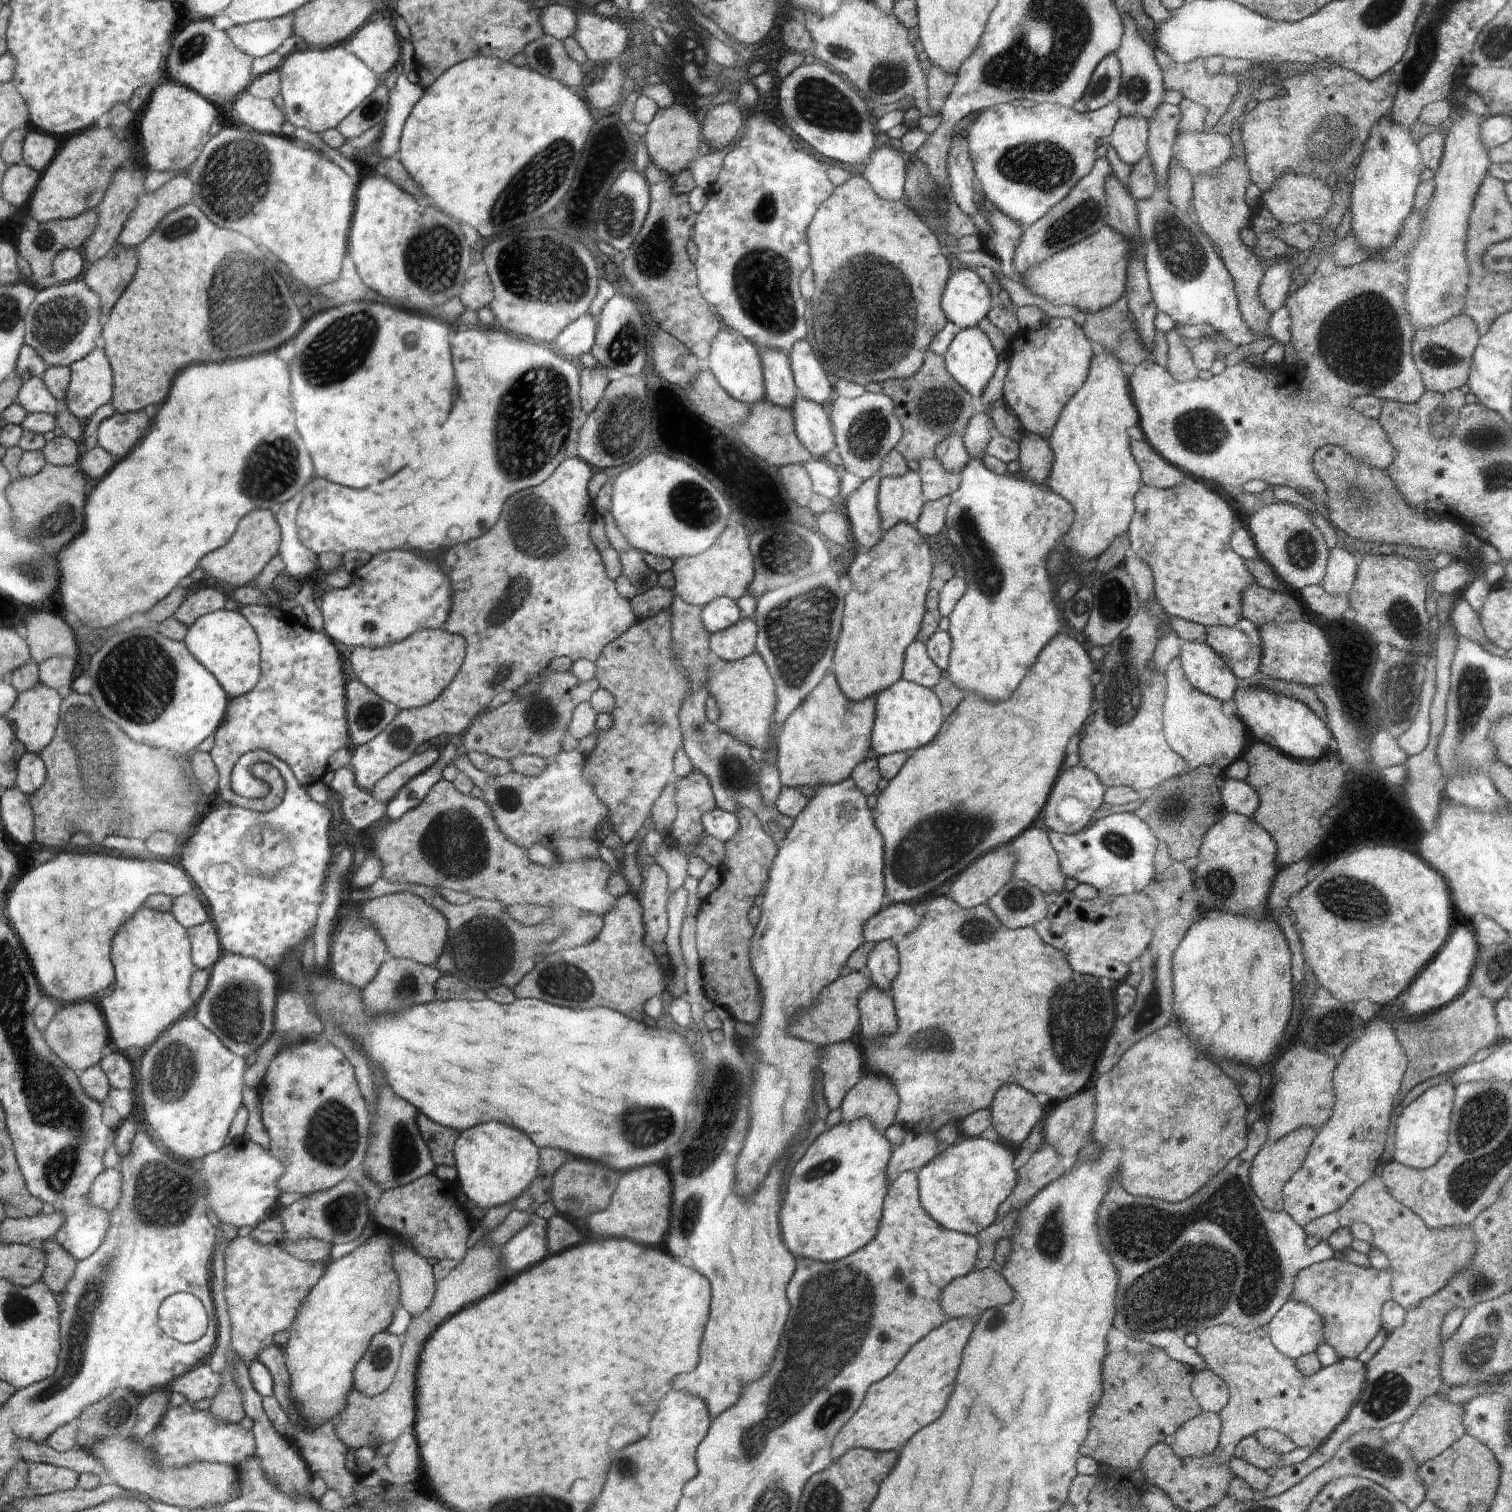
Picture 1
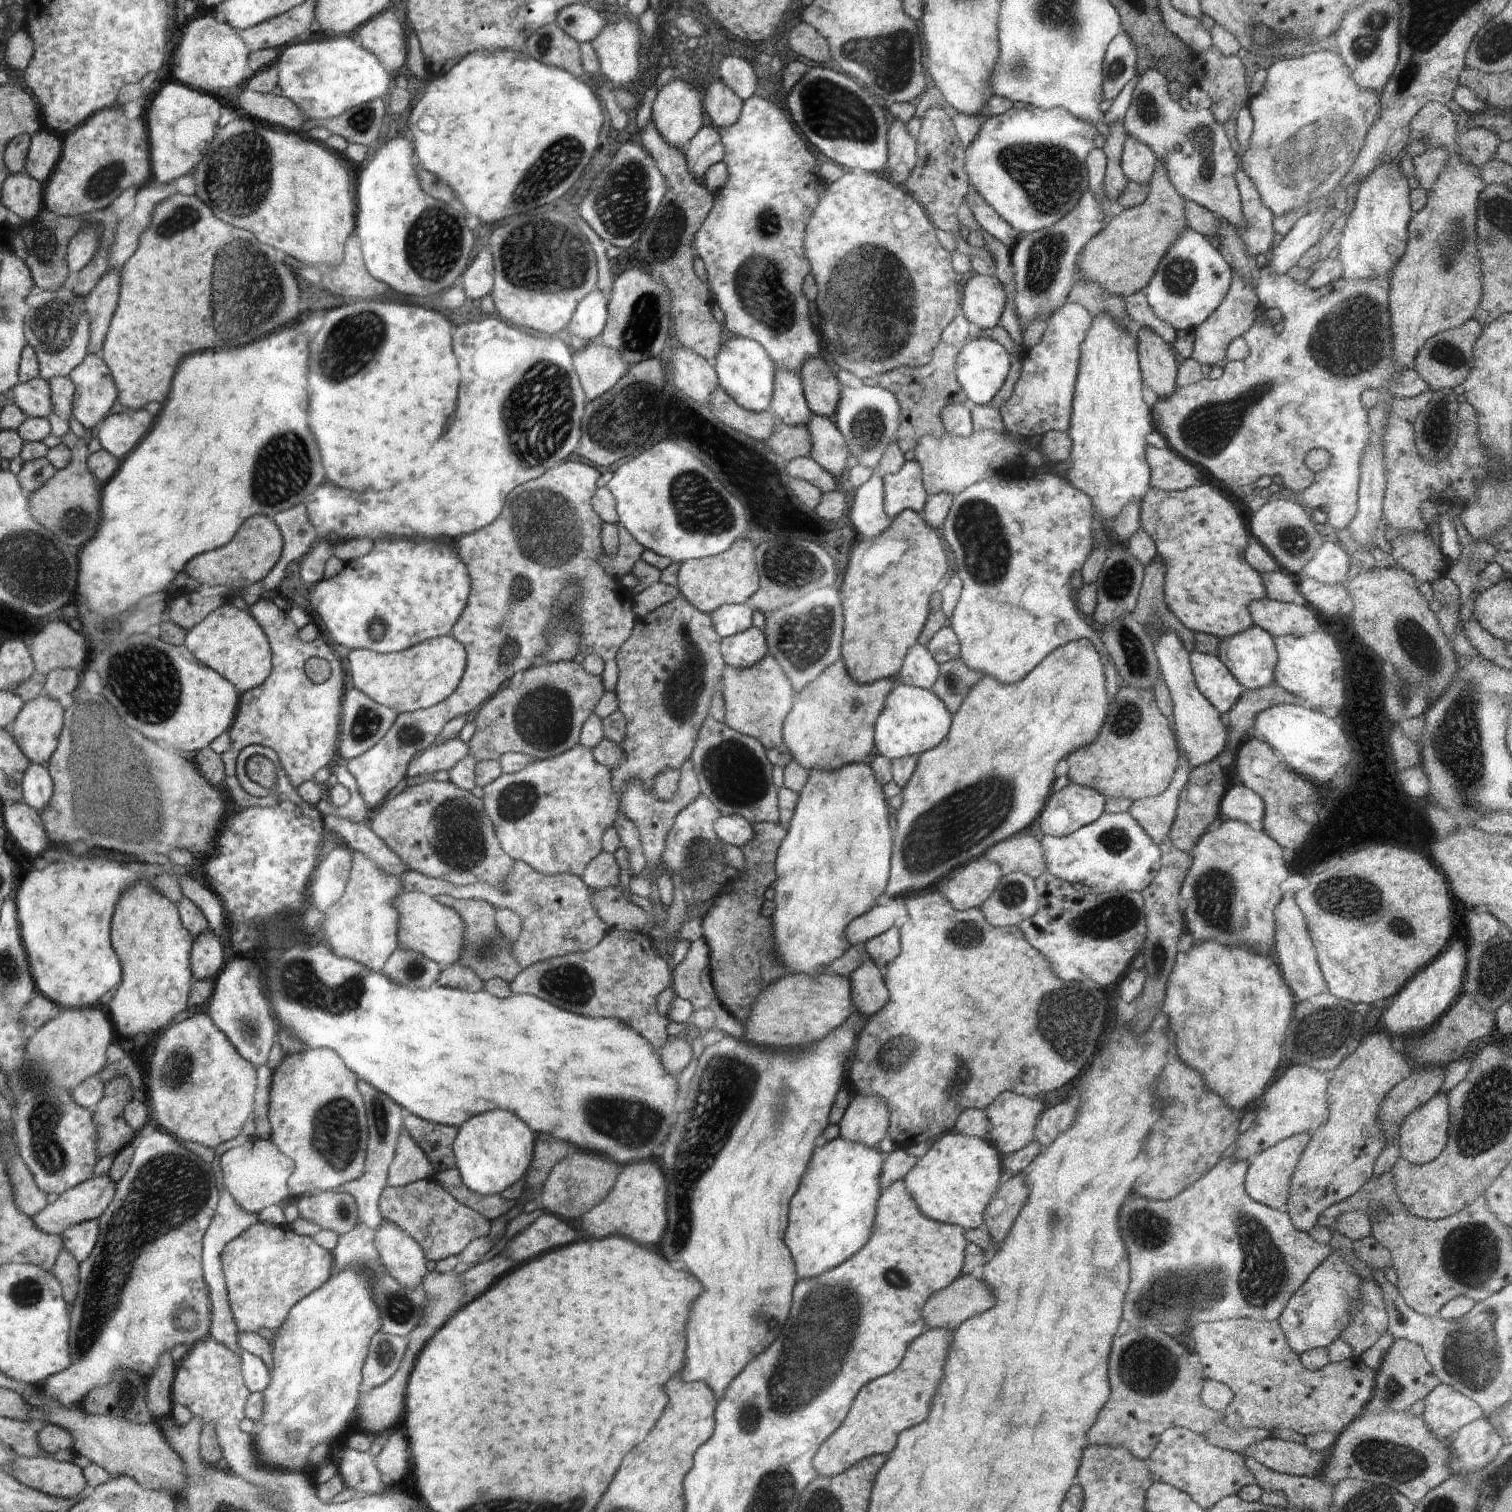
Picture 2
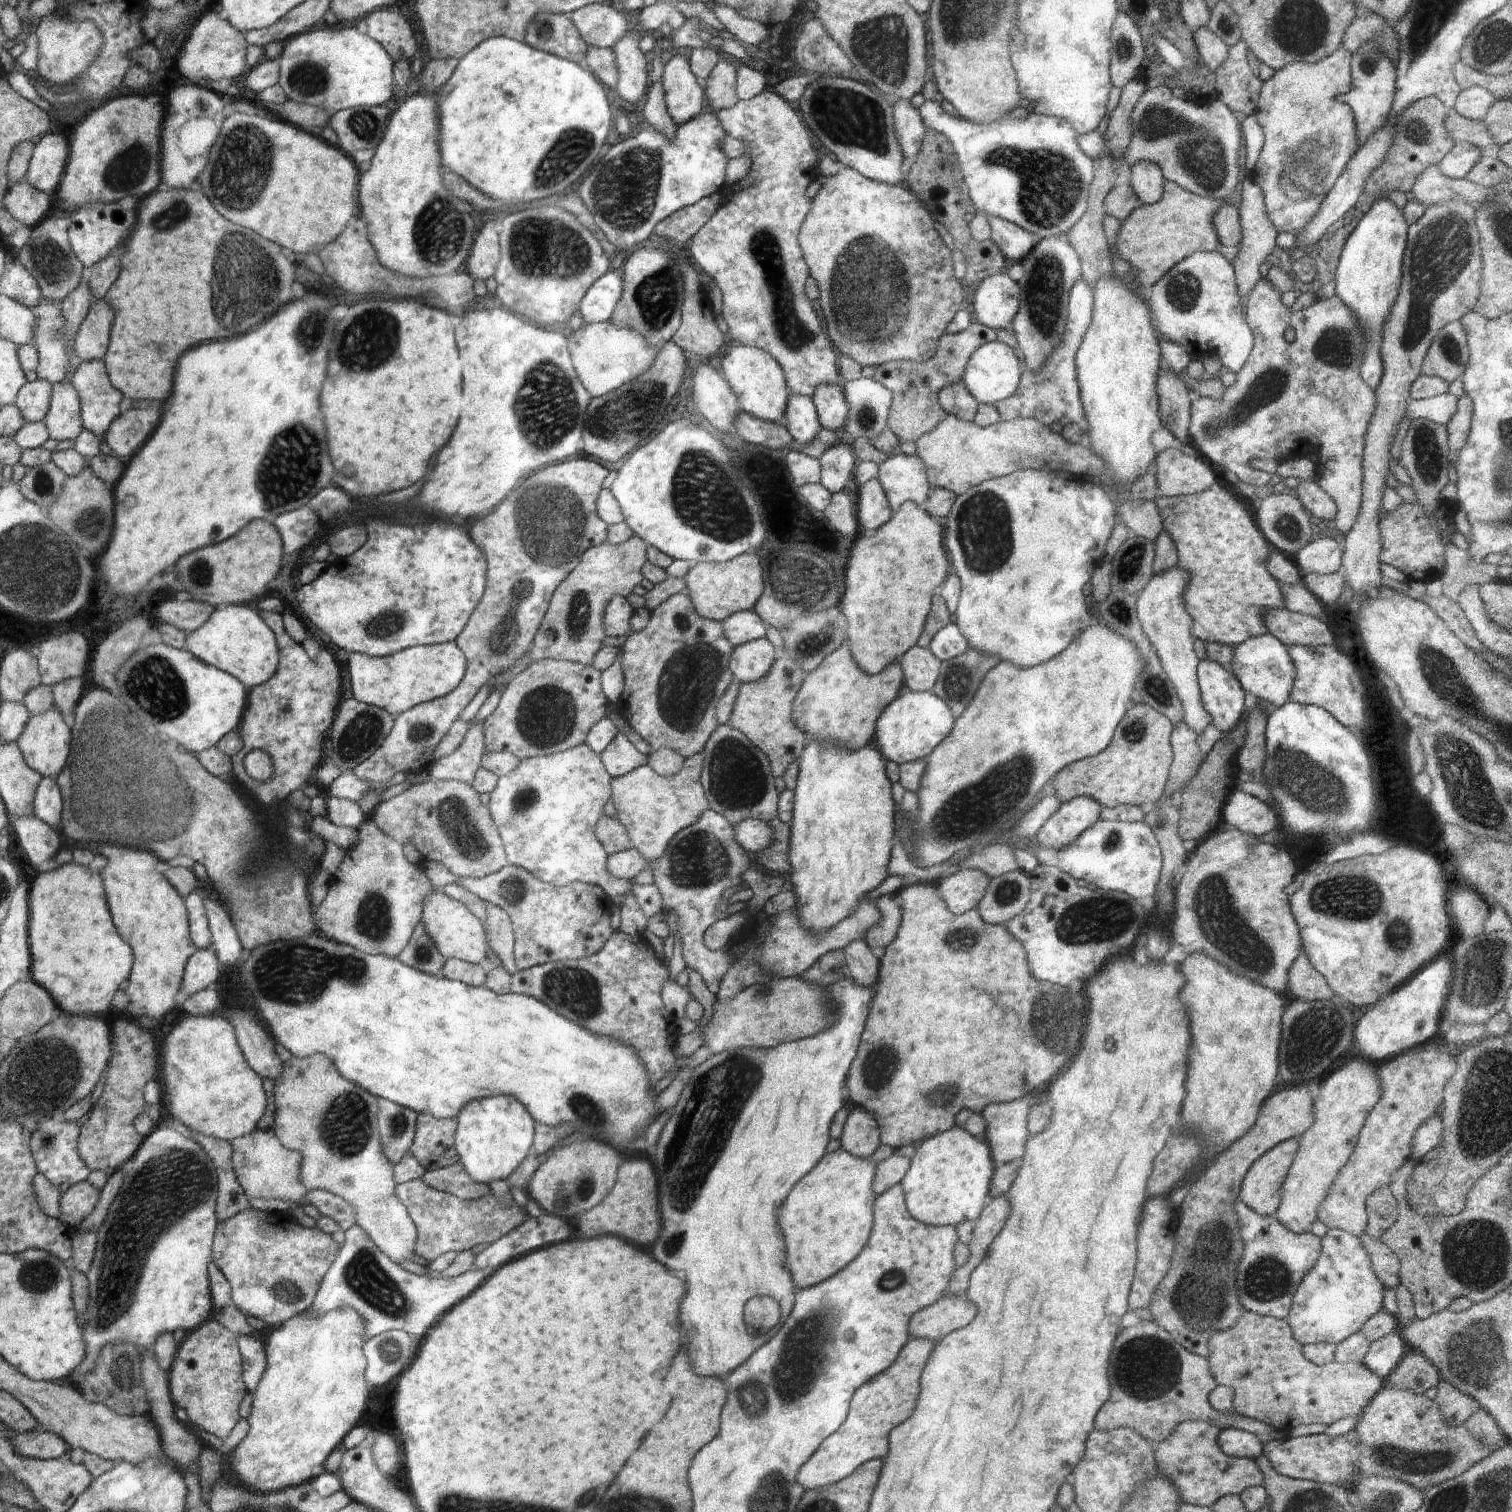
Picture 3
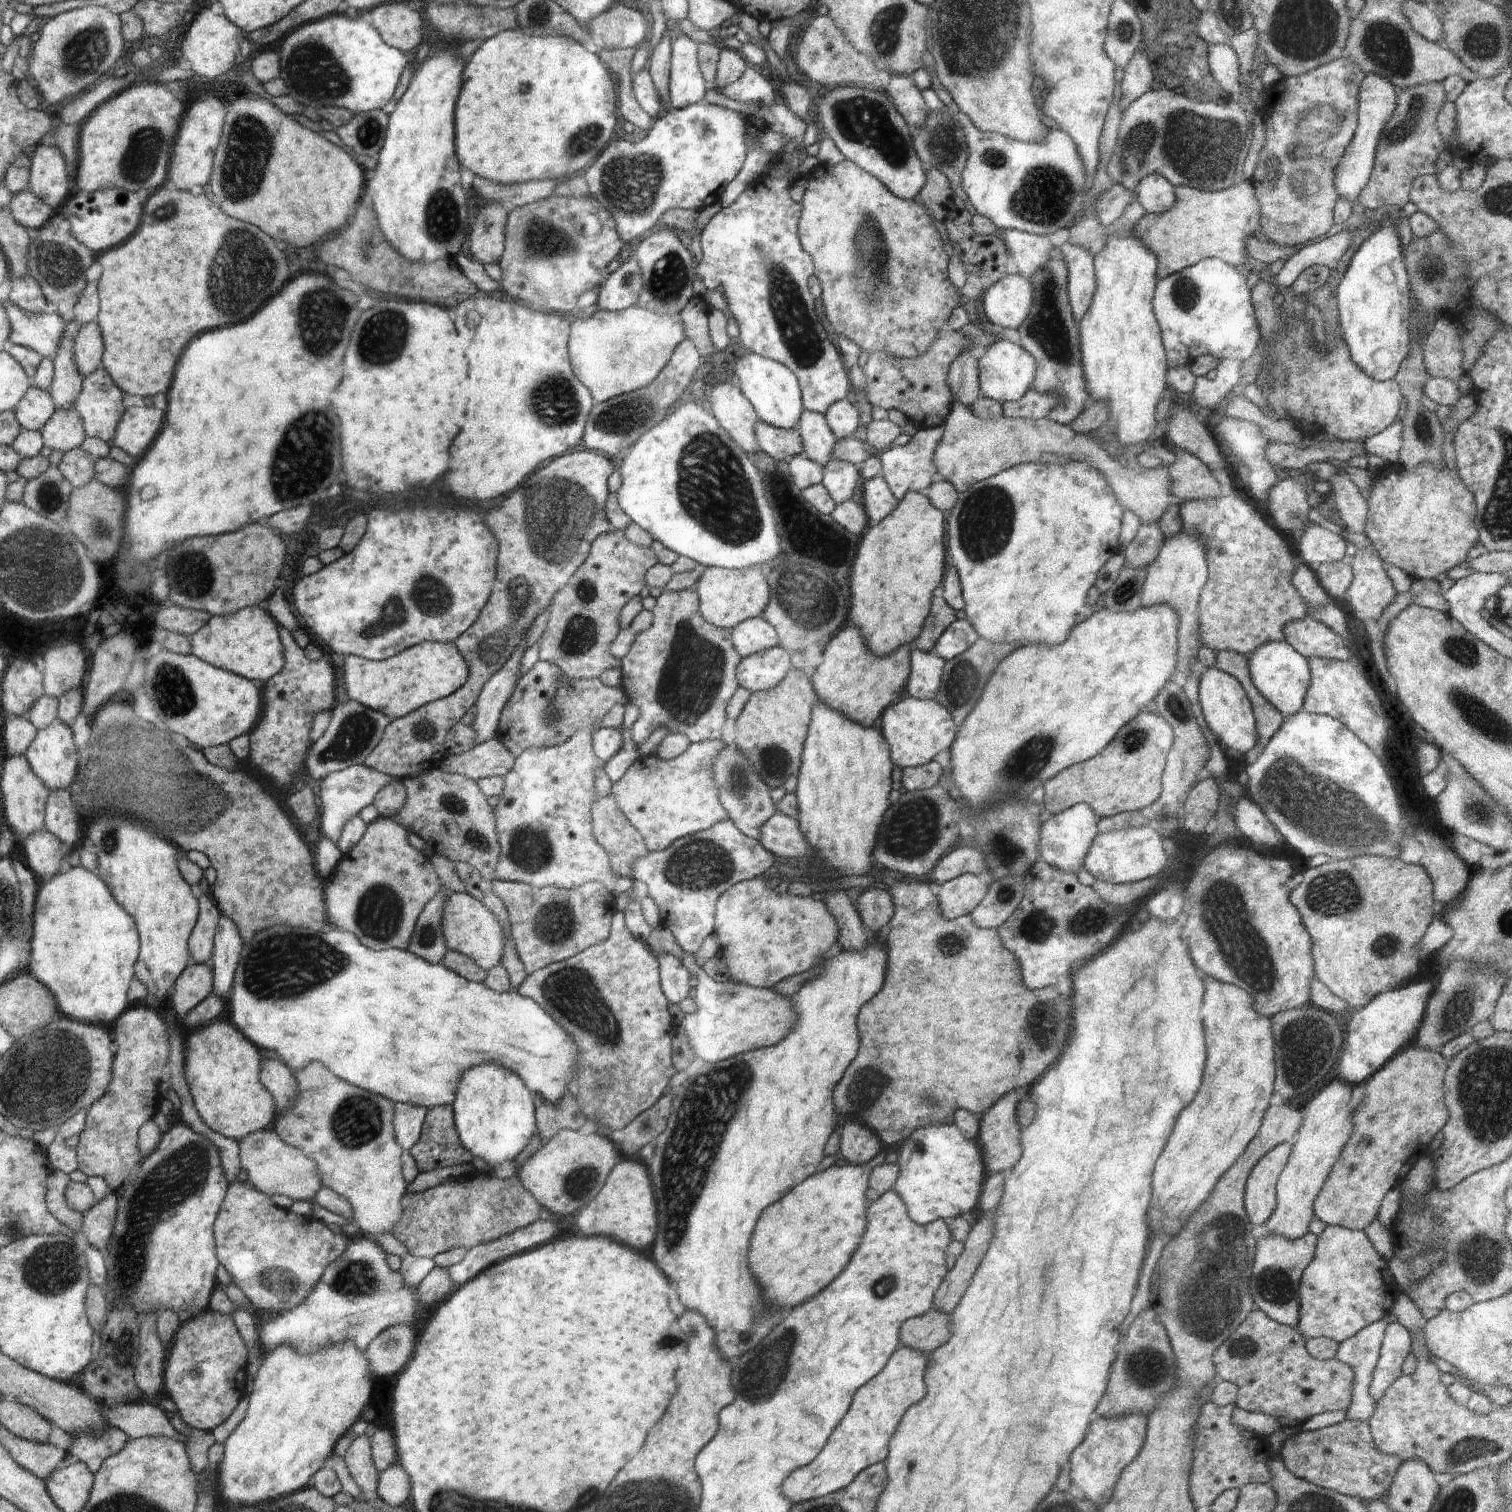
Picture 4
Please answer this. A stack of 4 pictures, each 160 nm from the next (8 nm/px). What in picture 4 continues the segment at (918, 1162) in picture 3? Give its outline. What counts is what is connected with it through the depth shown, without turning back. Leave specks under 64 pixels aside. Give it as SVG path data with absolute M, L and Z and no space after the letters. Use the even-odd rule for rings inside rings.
M952 1123L951 1125L932 1125L916 1130L908 1139L902 1141L898 1151L897 1164L900 1166L900 1177L895 1190L907 1205L907 1212L911 1219L919 1225L934 1222L936 1219L956 1218L966 1215L976 1204L984 1184L984 1165L982 1154L978 1146L963 1135L963 1132Z

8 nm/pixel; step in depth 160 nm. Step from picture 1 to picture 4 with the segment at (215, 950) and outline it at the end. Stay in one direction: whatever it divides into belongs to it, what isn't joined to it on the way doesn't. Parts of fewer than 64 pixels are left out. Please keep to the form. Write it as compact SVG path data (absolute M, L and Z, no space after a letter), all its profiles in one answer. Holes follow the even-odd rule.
M192 963L176 983L173 992L173 1010L178 1016L194 1010L212 992L212 968L208 963Z

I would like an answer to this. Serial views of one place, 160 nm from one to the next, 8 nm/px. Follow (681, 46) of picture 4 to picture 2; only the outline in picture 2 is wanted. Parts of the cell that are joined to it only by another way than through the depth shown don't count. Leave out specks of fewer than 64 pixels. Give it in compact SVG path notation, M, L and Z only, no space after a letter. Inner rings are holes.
M672 80L657 92L651 121L669 145L685 150L689 140L705 125L698 91L683 80Z

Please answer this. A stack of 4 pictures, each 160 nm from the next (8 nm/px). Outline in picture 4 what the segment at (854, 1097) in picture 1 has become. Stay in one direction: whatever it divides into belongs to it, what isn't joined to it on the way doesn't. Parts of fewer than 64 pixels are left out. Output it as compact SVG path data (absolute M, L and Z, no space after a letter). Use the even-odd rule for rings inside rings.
M850 1120L840 1126L841 1141L838 1154L850 1164L862 1164L872 1160L880 1152L880 1140L870 1127Z

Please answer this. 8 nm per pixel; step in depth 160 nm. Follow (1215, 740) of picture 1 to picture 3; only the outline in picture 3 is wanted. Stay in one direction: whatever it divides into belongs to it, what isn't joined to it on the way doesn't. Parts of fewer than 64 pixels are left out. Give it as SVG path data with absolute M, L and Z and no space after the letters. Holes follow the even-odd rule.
M1178 566L1165 573L1153 575L1145 588L1136 596L1136 614L1144 634L1156 649L1157 659L1166 676L1176 689L1183 708L1183 721L1194 732L1201 735L1213 720L1202 704L1201 690L1197 681L1199 660L1193 647L1192 617L1185 611L1183 602L1184 589L1188 579L1191 580L1191 577Z

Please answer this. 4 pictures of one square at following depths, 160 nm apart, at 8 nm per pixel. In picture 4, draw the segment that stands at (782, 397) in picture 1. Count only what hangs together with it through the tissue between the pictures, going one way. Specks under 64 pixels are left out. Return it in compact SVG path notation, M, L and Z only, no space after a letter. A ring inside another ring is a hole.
M804 409L796 430L803 442L802 454L822 466L832 459L832 448L837 438L832 434L823 414Z

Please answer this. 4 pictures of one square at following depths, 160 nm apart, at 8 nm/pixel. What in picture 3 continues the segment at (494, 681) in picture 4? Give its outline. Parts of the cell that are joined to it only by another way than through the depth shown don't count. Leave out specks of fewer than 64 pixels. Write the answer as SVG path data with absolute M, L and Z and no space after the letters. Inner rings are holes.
M471 721L457 749L451 755L442 757L442 760L432 764L427 776L436 780L460 781L471 785L475 782L475 775L478 774L485 752L483 721Z

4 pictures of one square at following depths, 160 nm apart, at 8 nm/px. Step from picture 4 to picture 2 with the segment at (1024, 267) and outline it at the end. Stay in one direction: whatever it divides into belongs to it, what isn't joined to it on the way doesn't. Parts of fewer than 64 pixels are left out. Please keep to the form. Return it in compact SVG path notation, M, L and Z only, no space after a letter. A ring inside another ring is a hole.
M972 188L972 191L966 193L965 203L970 207L974 214L974 218L978 221L981 228L986 230L988 234L992 234L994 238L998 238L1002 244L1010 248L1014 248L1016 241L1010 235L1010 226L1006 219L1003 219L987 202L981 194L978 194Z

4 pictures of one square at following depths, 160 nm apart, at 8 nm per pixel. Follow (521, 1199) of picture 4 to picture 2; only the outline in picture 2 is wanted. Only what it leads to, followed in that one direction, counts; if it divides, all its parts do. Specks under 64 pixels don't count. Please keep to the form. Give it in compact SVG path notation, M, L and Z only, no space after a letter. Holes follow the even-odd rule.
M434 1177L420 1179L403 1187L386 1185L379 1200L381 1220L397 1225L402 1231L415 1239L423 1249L427 1260L436 1262L464 1252L470 1240L487 1237L490 1222L484 1215L458 1204L448 1189L438 1186Z

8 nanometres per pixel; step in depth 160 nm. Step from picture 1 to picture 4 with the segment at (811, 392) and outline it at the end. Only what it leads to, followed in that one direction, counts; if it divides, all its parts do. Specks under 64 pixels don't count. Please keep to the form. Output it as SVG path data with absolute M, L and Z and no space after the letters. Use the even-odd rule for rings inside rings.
M846 397L837 400L832 406L828 407L827 412L823 415L832 434L837 439L852 436L858 428L858 422L860 422L857 405L852 399Z

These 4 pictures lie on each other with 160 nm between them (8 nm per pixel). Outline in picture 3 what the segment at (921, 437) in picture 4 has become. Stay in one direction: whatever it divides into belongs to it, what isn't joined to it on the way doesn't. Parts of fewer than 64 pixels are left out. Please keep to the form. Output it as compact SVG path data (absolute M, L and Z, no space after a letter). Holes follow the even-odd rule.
M904 453L888 457L879 464L877 478L886 490L887 499L894 512L907 501L914 501L923 507L930 496L927 465L918 454Z

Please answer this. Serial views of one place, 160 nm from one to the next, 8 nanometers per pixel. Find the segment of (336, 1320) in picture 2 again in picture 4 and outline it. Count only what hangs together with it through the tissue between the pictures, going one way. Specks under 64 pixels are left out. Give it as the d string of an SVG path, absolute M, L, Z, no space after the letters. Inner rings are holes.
M344 1339L337 1343L330 1343L320 1350L311 1353L299 1353L292 1345L283 1344L271 1353L265 1353L261 1365L258 1367L254 1379L250 1383L249 1407L244 1420L227 1436L224 1443L224 1457L217 1465L218 1483L224 1499L236 1506L258 1504L266 1500L274 1500L293 1492L302 1491L309 1484L312 1474L324 1466L324 1460L334 1454L334 1444L343 1438L342 1434L348 1432L348 1428L358 1420L362 1410L366 1408L372 1392L372 1378L368 1372L368 1362L364 1360L364 1353L355 1345L352 1339Z

